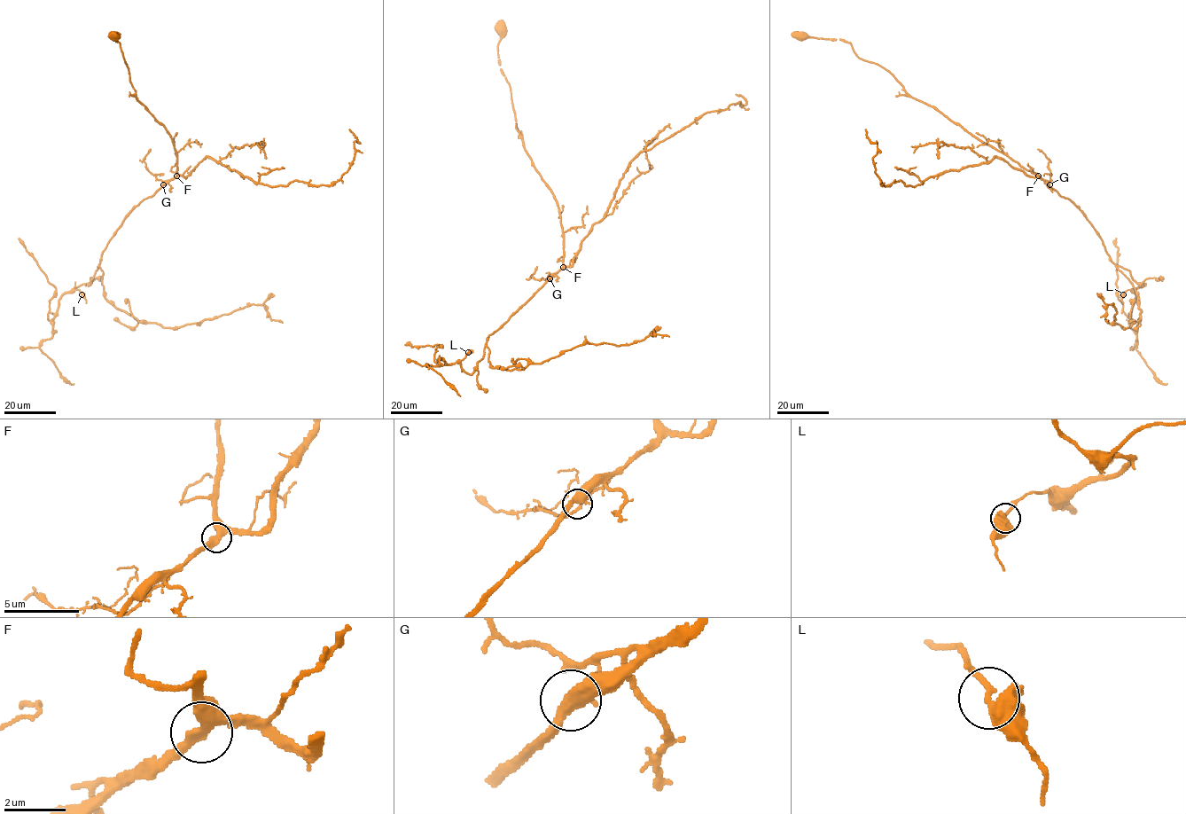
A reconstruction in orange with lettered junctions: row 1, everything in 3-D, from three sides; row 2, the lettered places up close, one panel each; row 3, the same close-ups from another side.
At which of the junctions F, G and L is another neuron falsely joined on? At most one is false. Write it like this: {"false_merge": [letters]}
{"false_merge": []}

